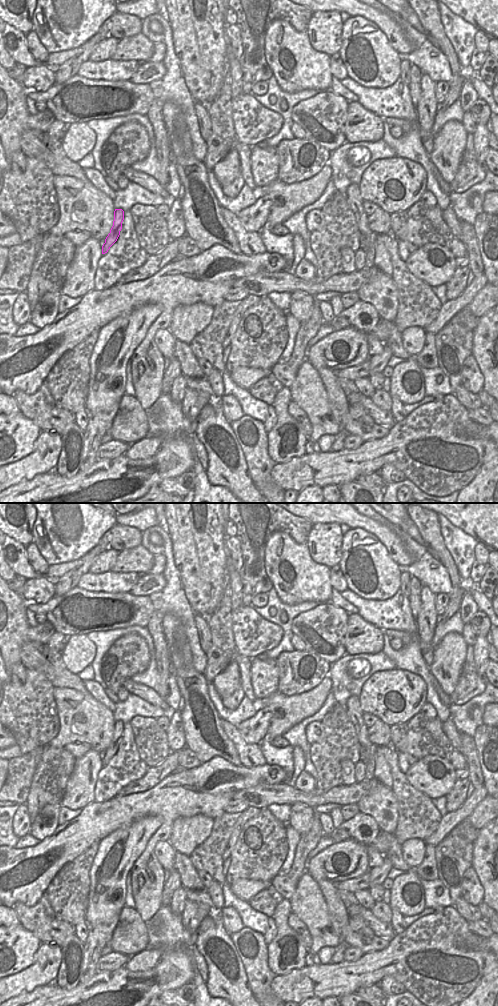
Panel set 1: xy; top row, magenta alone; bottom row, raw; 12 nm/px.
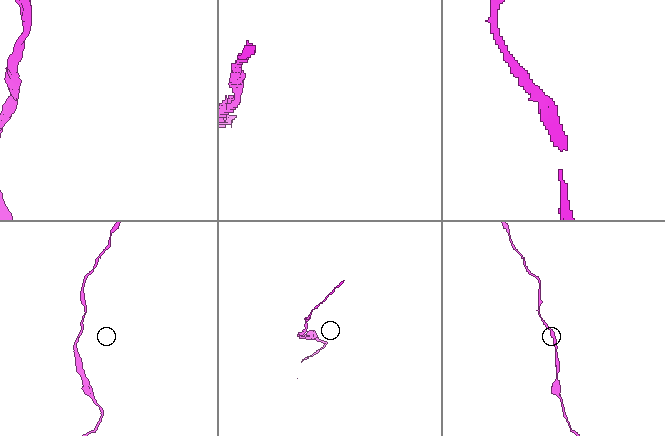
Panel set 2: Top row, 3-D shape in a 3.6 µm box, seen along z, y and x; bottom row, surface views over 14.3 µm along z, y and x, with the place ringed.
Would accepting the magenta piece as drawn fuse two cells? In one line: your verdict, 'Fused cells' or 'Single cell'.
Single cell.

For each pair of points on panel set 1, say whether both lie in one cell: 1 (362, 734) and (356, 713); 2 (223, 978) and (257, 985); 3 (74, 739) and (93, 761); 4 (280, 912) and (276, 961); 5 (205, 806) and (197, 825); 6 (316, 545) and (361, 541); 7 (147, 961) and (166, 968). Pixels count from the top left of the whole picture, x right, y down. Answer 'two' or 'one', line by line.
1: one
2: two
3: two
4: one
5: two
6: two
7: two

